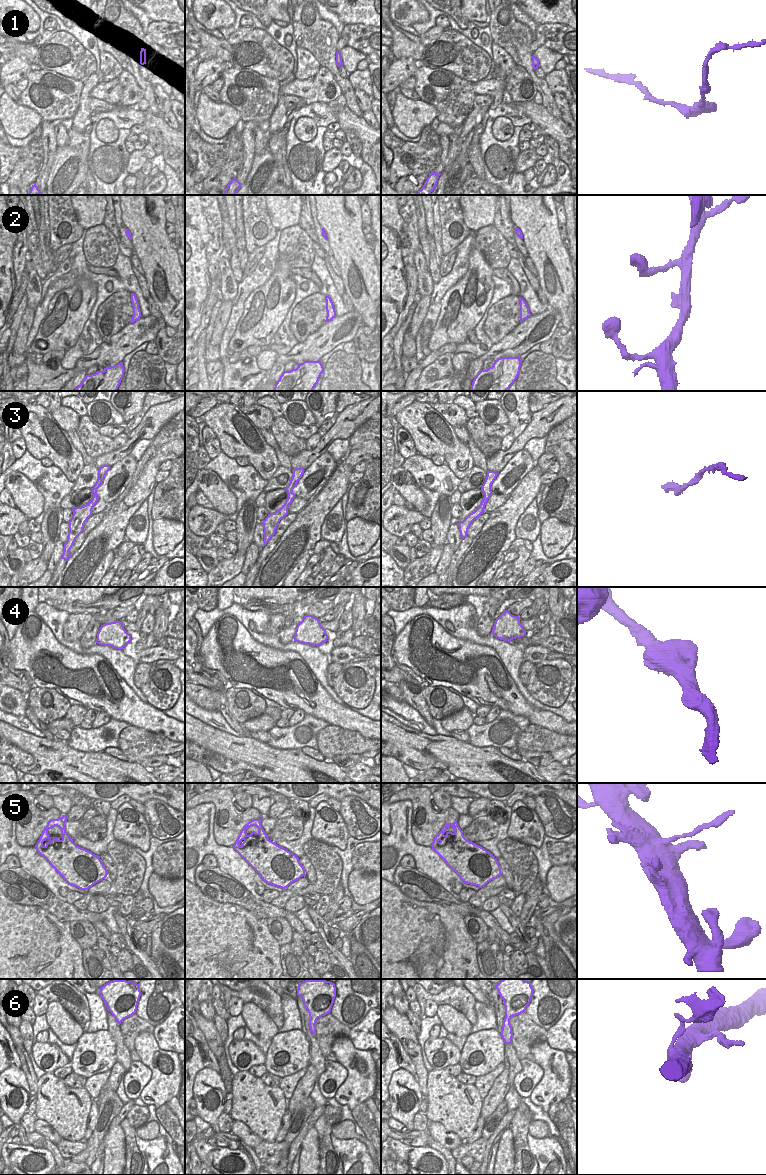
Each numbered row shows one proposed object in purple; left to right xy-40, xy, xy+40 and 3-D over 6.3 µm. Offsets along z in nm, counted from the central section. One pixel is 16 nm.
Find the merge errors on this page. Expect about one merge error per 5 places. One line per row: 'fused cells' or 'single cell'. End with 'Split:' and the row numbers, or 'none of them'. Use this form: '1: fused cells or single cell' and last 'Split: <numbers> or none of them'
1: single cell
2: single cell
3: single cell
4: single cell
5: single cell
6: single cell
Split: none of them

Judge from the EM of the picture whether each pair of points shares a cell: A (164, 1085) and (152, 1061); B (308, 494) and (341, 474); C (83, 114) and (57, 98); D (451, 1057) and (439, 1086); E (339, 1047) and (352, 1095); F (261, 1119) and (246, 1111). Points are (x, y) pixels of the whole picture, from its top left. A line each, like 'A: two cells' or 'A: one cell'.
A: one cell
B: two cells
C: two cells
D: two cells
E: one cell
F: one cell

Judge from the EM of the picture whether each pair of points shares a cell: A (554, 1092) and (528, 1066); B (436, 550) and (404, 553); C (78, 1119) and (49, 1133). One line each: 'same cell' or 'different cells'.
A: different cells
B: different cells
C: different cells

